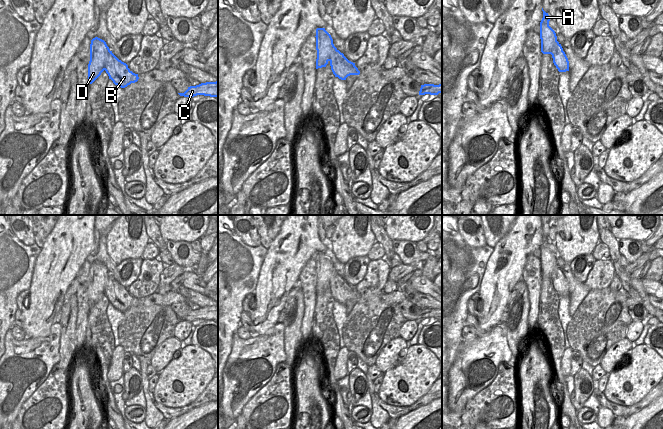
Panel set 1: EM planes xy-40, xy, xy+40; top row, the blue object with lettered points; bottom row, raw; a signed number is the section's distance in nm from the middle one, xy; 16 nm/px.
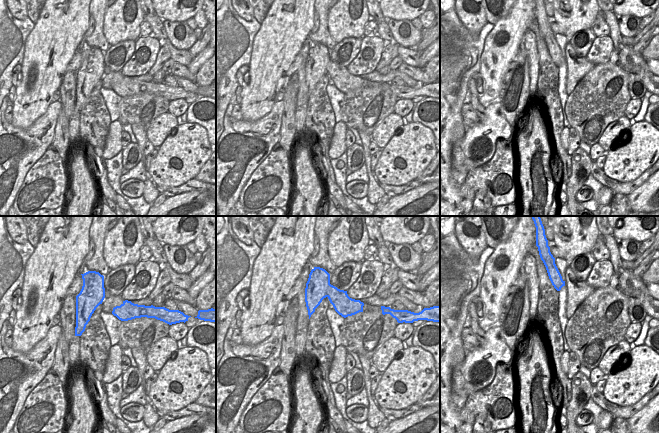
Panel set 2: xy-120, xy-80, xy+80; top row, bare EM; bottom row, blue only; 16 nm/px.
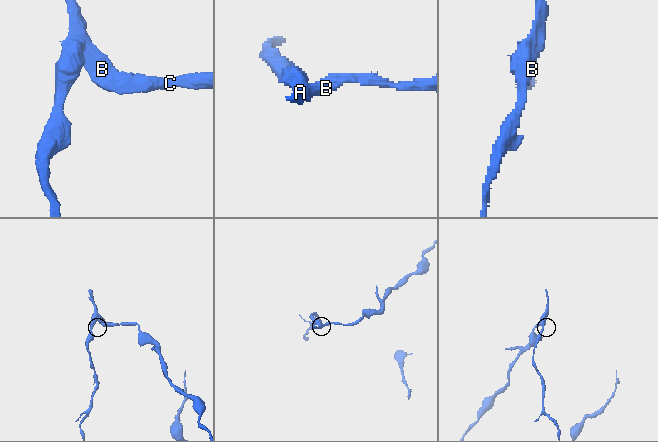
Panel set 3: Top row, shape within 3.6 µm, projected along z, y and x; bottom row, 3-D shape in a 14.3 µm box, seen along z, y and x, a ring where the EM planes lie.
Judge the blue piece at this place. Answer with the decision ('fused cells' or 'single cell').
fused cells

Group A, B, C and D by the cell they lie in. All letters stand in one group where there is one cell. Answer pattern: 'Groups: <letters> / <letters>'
Groups: A D / B C.

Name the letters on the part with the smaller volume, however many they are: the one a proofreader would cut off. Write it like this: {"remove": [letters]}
{"remove": ["A", "D"]}

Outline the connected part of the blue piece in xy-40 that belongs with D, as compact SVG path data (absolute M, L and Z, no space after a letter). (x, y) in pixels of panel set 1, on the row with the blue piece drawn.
M98 37L91 40L90 44L90 61L88 64L88 79L92 84L105 70L106 59L111 58L112 51L106 42Z

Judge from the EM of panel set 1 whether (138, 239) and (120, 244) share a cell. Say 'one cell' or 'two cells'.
one cell

